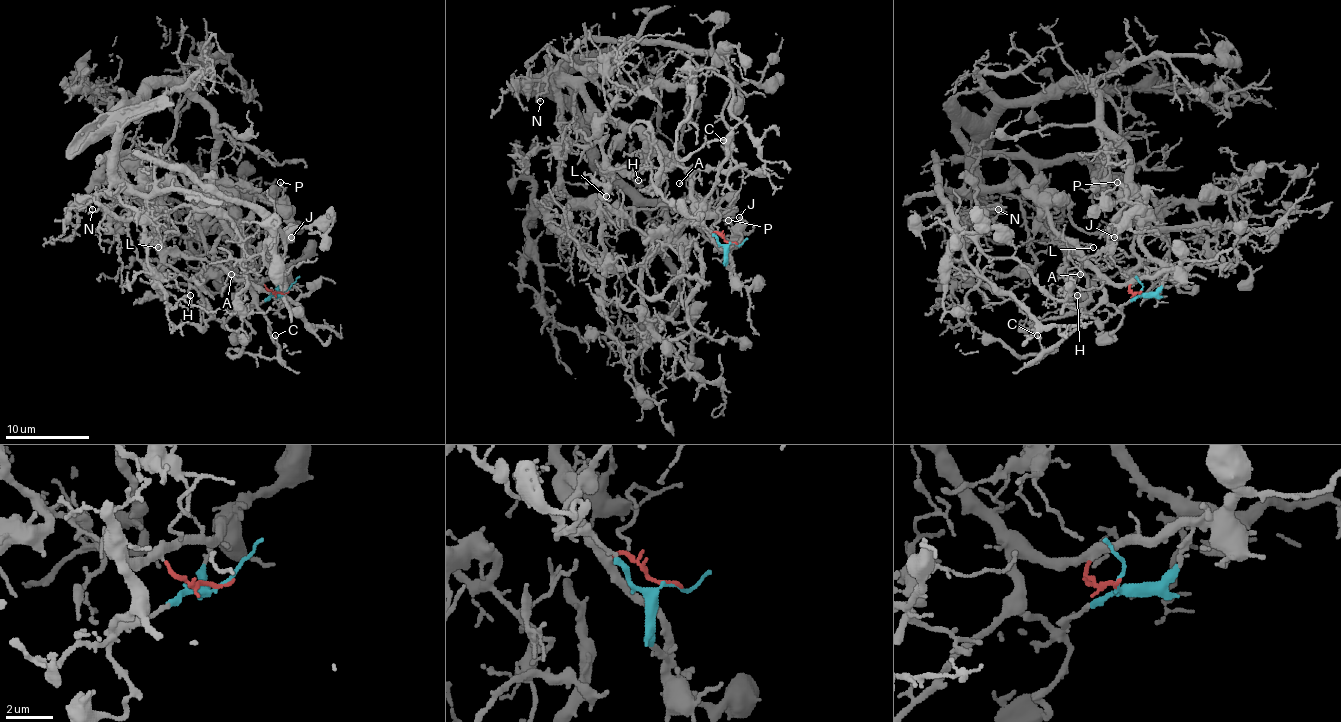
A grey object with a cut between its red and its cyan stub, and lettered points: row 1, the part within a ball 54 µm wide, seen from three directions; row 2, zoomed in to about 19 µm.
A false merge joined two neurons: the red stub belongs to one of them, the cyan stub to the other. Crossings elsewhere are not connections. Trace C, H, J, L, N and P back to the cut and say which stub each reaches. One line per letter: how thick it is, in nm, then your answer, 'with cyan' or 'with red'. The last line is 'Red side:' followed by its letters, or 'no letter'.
C: calibre 200 nm; with red
H: calibre 150 nm; with cyan
J: calibre 180 nm; with red
L: calibre 130 nm; with cyan
N: calibre 130 nm; with red
P: calibre 110 nm; with red
Red side: C, J, N, P

